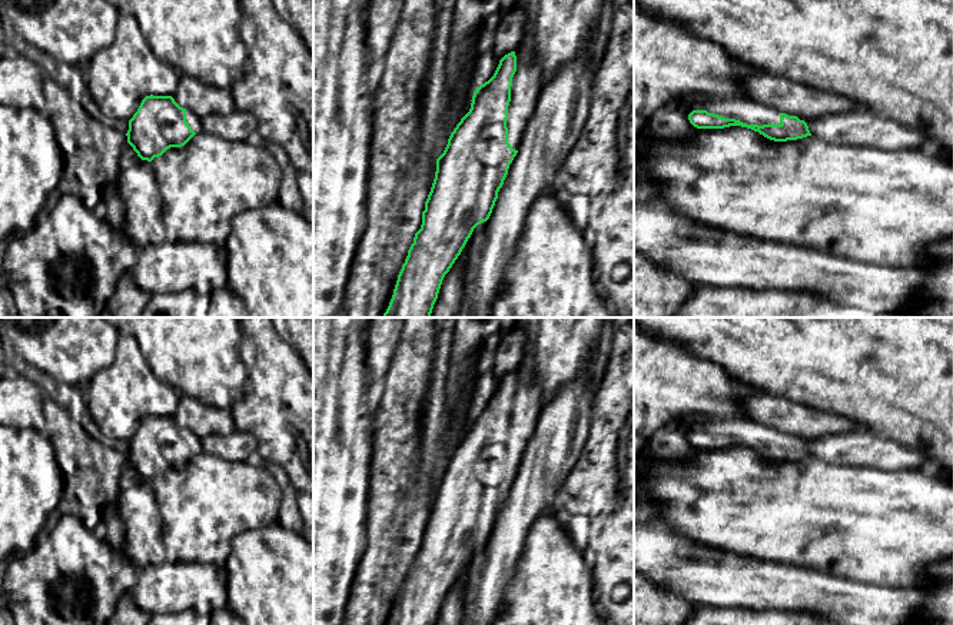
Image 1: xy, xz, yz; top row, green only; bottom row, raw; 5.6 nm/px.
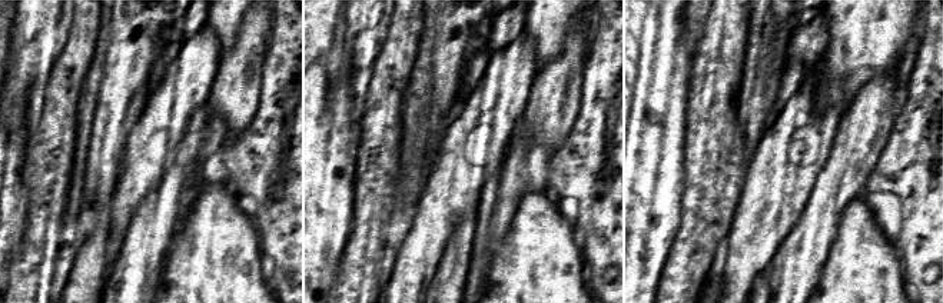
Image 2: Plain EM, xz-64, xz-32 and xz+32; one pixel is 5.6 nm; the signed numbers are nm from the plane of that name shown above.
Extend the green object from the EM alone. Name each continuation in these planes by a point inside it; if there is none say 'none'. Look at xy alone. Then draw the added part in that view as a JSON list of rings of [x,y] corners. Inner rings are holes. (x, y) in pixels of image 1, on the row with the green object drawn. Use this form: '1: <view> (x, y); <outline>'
1: xy (193, 120); [[[186,109],[186,122],[196,134],[203,130],[202,119],[189,109]]]

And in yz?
1: yz (746, 110); [[[691,99],[688,100],[693,110],[707,110],[725,119],[735,119],[747,124],[781,124],[780,112],[757,103],[750,99],[727,100],[727,99]]]

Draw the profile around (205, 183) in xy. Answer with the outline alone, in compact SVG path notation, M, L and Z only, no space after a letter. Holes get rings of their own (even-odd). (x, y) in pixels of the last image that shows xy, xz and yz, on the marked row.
M202 130L185 146L167 149L150 164L163 199L166 242L225 246L236 215L278 202L282 170L263 146L229 142Z

